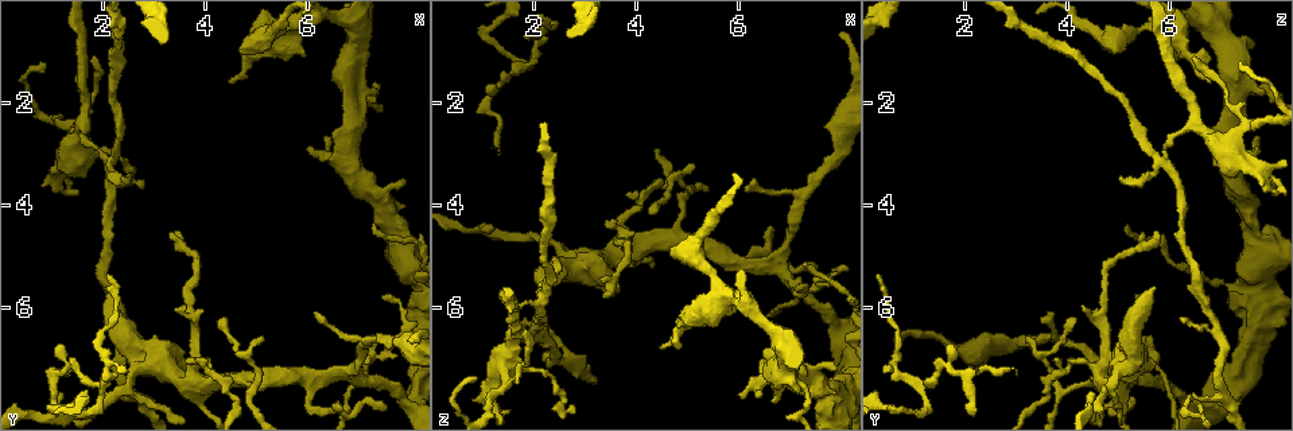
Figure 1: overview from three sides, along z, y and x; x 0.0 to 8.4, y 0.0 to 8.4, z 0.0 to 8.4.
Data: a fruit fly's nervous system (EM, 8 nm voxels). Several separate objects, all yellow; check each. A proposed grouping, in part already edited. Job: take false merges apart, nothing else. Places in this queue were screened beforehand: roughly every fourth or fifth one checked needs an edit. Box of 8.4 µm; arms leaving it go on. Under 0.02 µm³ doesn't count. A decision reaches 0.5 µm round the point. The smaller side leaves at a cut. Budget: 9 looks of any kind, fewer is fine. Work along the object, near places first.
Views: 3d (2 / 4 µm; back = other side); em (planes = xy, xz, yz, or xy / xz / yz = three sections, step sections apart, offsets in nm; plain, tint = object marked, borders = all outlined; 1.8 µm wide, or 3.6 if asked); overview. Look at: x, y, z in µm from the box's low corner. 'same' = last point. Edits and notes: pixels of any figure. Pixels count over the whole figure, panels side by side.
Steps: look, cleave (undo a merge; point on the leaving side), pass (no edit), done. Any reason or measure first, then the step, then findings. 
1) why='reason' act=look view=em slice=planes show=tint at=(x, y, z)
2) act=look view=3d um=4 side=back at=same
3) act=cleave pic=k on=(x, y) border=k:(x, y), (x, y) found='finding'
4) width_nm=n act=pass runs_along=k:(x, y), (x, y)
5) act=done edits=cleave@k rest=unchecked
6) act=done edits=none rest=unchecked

why='arms part here' act=look view=3d um=4 at=(2.15, 3.15, 5.90)

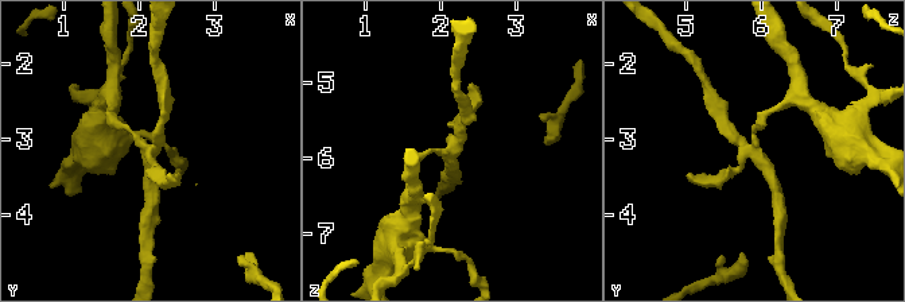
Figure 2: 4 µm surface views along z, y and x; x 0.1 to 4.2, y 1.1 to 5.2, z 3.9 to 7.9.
act=look view=em slice=planes show=plain at=(2.15, 3.15, 5.85)

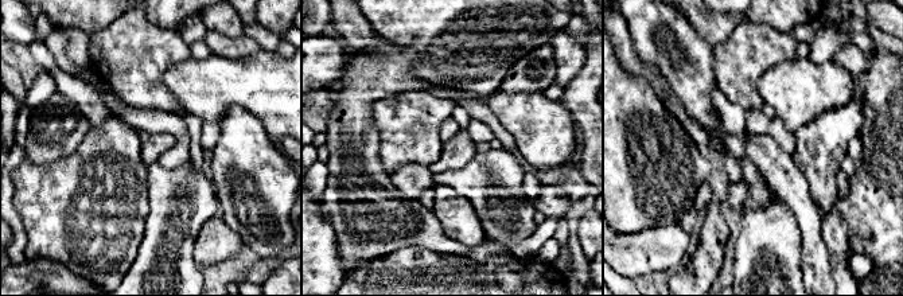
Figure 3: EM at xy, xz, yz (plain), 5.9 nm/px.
why='with the object marked' act=look view=em slice=planes show=tint at=same

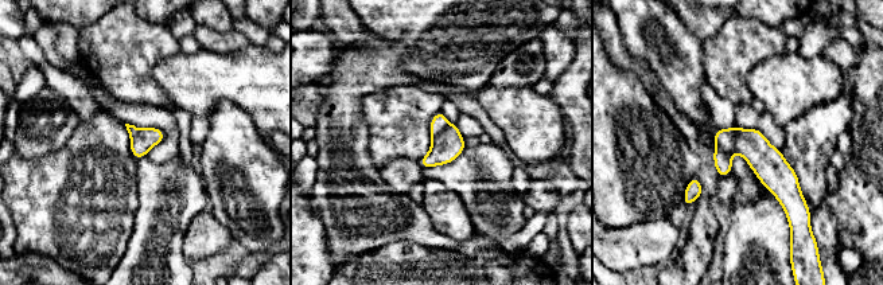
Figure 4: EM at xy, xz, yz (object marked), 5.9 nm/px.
act=cleave pic=4 on=(767, 163) border=4:(742, 129), (735, 137), (735, 149) found='a second cell is stuck on'

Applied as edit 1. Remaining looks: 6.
act=look view=overview

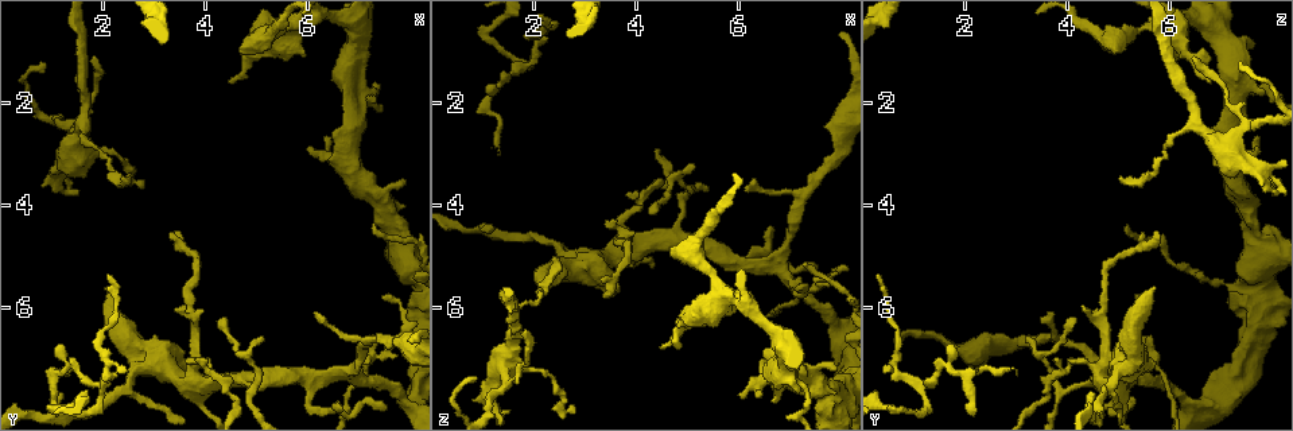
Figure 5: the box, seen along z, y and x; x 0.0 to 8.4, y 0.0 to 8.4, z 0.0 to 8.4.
why='calibre changes' act=look view=em um=3.6 slice=xy step=8 show=tint at=(7.85, 4.80, 7.75)

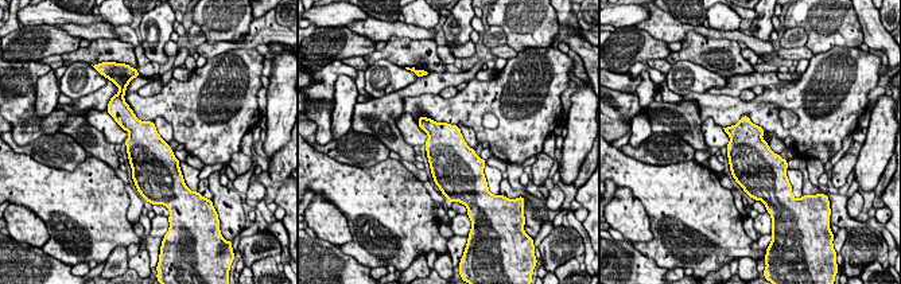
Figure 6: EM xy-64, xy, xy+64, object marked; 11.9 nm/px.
why='cut it another way' act=look view=em um=3.6 slice=planes show=tint at=same

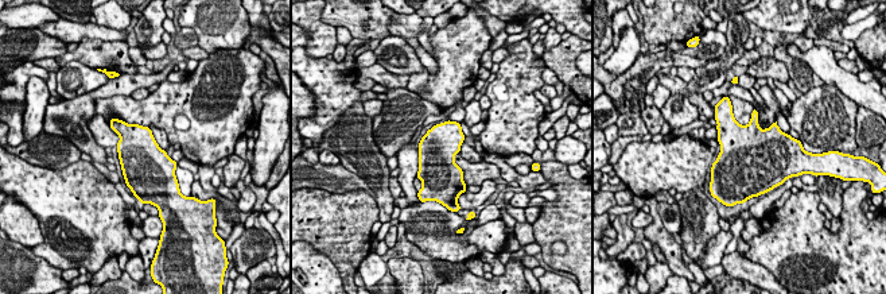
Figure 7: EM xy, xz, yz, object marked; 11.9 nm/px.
act=pass found='one cell here'

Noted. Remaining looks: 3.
why='abrupt turn' act=look view=3d um=2 at=(7.25, 1.75, 7.75)

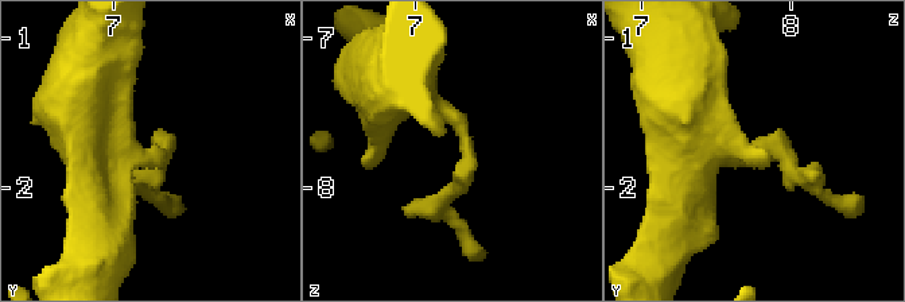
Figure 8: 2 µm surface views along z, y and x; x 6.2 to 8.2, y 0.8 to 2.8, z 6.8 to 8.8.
act=look view=em slice=xz step=16 show=borders at=(7.32, 1.74, 7.74)

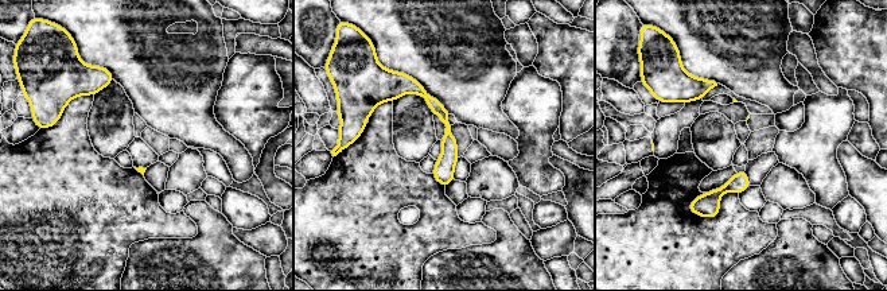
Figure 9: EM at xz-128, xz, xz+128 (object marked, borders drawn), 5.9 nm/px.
why='cut it another way' act=look view=em slice=yz step=8 show=borders at=same

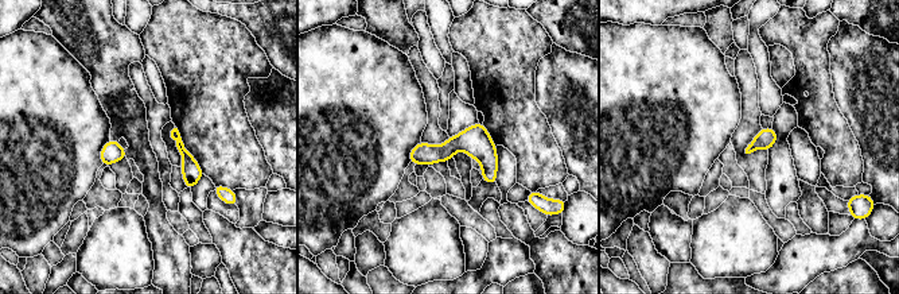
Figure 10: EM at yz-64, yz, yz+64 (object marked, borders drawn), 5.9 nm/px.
width_nm=30 act=pass runs_along=10:(412, 155), (470, 144), (493, 180) found='all the same cell'

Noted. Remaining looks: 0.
act=done edits=cleave@4 rest=unchecked

